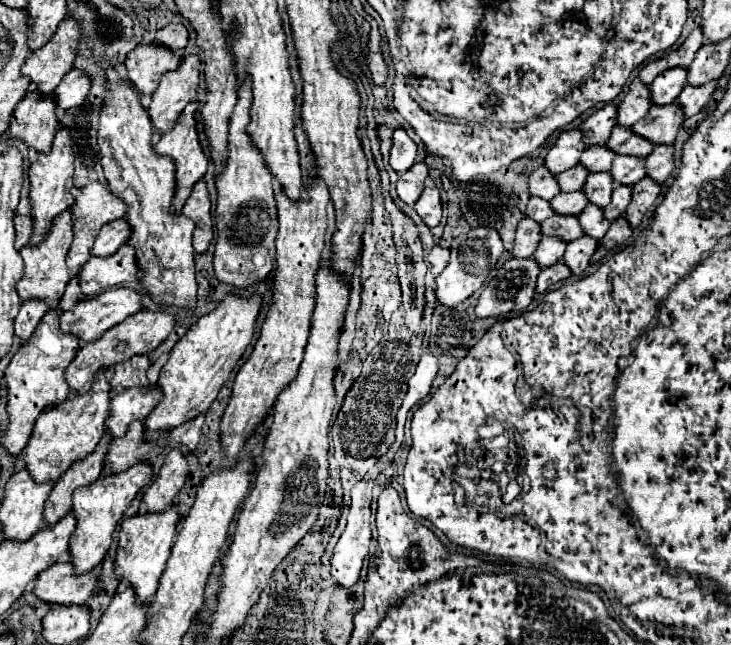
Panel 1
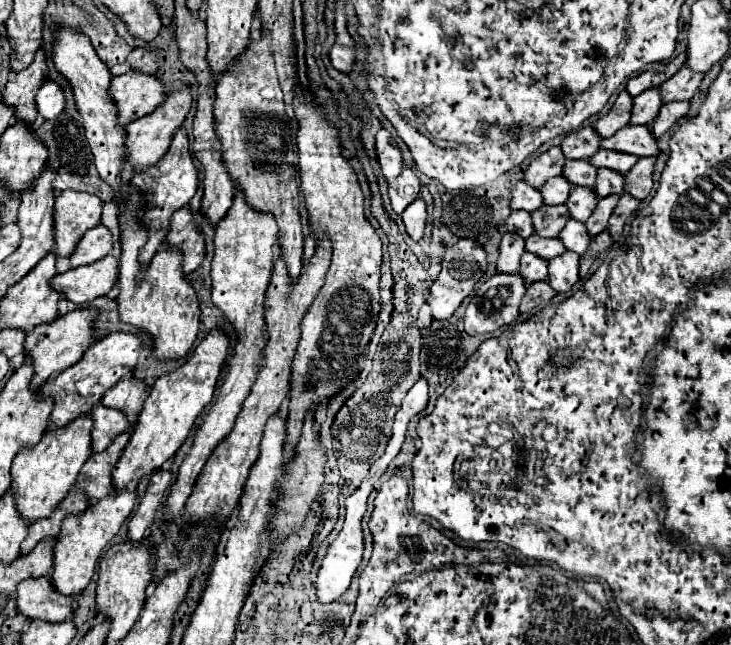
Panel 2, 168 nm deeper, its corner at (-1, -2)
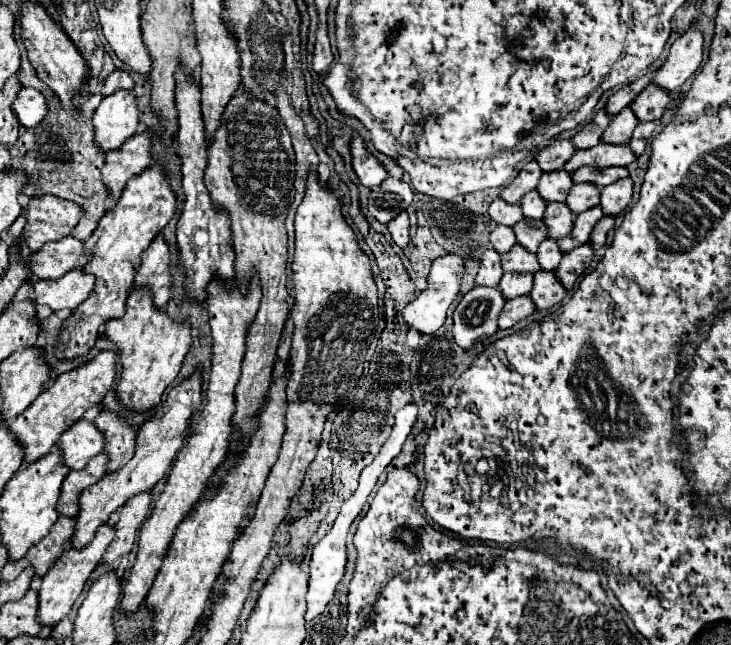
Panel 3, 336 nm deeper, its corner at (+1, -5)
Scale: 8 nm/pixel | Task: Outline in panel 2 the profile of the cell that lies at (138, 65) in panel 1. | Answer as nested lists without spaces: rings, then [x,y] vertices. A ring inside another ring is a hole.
[[[129,70],[111,80],[111,100],[117,110],[119,126],[151,114],[165,100],[163,84],[153,74]]]

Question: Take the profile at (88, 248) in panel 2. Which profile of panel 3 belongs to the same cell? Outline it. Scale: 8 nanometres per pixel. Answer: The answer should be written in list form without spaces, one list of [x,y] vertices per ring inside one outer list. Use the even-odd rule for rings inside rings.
[[[65,237],[61,241],[51,241],[51,243],[45,243],[45,247],[37,253],[31,255],[31,271],[35,277],[39,279],[59,279],[63,277],[65,273],[73,271],[73,269],[81,269],[83,265],[83,259],[87,261],[89,259],[89,253],[85,253],[85,243],[75,239],[75,237]]]

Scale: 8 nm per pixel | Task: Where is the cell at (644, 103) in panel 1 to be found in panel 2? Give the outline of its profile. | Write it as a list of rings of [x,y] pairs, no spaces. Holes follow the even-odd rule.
[[[625,90],[619,92],[619,96],[617,96],[615,104],[611,106],[611,110],[593,124],[595,132],[601,138],[609,138],[611,134],[615,134],[623,126],[627,126],[629,118],[631,118],[631,102],[633,102],[633,98]]]

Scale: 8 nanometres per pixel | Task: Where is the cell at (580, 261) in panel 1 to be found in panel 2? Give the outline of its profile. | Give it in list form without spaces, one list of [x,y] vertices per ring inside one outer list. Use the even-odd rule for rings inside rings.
[[[565,252],[549,260],[547,282],[555,292],[559,294],[569,292],[577,280],[579,280],[579,256],[577,254]]]

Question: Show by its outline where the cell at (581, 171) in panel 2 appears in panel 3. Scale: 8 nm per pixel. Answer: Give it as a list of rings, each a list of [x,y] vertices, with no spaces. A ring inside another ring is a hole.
[[[563,169],[557,171],[549,171],[543,173],[537,191],[541,193],[541,197],[545,201],[565,201],[565,197],[569,195],[569,189],[575,185],[571,173],[565,173]]]

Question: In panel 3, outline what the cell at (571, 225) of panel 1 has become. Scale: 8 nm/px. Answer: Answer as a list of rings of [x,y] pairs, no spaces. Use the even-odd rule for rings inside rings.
[[[515,245],[509,253],[501,255],[503,271],[517,271],[517,273],[537,273],[537,255],[529,253],[525,247]]]

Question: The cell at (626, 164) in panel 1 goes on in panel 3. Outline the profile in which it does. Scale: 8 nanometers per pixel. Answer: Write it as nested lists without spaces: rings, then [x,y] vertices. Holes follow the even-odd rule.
[[[579,183],[571,189],[569,197],[567,197],[567,205],[571,211],[575,213],[583,213],[595,205],[599,205],[601,201],[601,189],[597,189],[597,185],[589,185],[589,183]]]

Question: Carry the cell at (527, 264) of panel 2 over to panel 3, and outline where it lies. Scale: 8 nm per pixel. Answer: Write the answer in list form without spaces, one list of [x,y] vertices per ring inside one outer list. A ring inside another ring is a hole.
[[[505,273],[499,283],[501,293],[505,299],[529,295],[533,289],[533,275],[531,273]]]

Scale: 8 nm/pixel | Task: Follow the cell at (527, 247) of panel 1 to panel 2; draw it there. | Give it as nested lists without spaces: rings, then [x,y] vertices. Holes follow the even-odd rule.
[[[503,234],[497,258],[497,272],[499,274],[517,274],[519,272],[519,258],[523,254],[523,238],[515,234]]]

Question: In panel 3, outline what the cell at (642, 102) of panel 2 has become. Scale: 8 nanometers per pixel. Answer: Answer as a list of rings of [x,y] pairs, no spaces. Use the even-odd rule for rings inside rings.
[[[625,107],[621,113],[617,113],[609,125],[609,129],[603,133],[605,143],[629,143],[629,137],[633,135],[633,129],[639,125],[637,117],[633,117],[633,109]]]

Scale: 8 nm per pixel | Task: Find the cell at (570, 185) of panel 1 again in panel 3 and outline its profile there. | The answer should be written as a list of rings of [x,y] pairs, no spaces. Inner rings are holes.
[[[529,191],[523,199],[521,199],[521,207],[523,207],[523,215],[531,217],[531,219],[541,219],[545,213],[545,201],[541,201],[541,197],[537,195],[537,191]]]

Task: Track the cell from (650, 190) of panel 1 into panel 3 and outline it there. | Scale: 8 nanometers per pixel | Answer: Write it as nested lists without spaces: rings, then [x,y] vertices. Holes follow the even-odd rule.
[[[603,217],[603,219],[595,225],[595,229],[593,229],[593,233],[591,233],[591,243],[593,243],[595,249],[605,247],[605,243],[607,243],[607,233],[613,229],[613,225],[615,225],[615,217]]]

